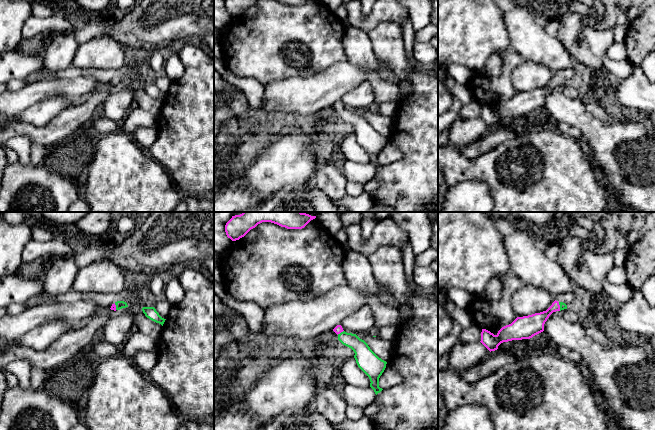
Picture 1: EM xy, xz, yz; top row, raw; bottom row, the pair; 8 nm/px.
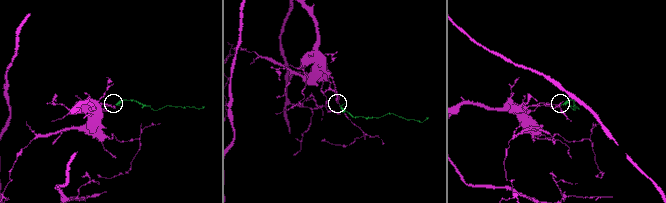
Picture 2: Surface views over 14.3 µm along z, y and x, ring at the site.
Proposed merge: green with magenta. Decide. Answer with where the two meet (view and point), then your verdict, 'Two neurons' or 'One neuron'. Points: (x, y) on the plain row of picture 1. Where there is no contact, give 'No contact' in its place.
Touches green at xz (341, 108). One neuron

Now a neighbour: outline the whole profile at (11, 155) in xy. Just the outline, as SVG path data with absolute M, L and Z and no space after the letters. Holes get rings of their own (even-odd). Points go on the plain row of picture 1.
M4 146L8 164L13 164L18 161L18 154L15 150Z

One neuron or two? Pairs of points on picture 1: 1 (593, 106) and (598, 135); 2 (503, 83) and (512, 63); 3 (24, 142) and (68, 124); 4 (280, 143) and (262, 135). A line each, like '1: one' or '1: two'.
1: two
2: one
3: two
4: two

